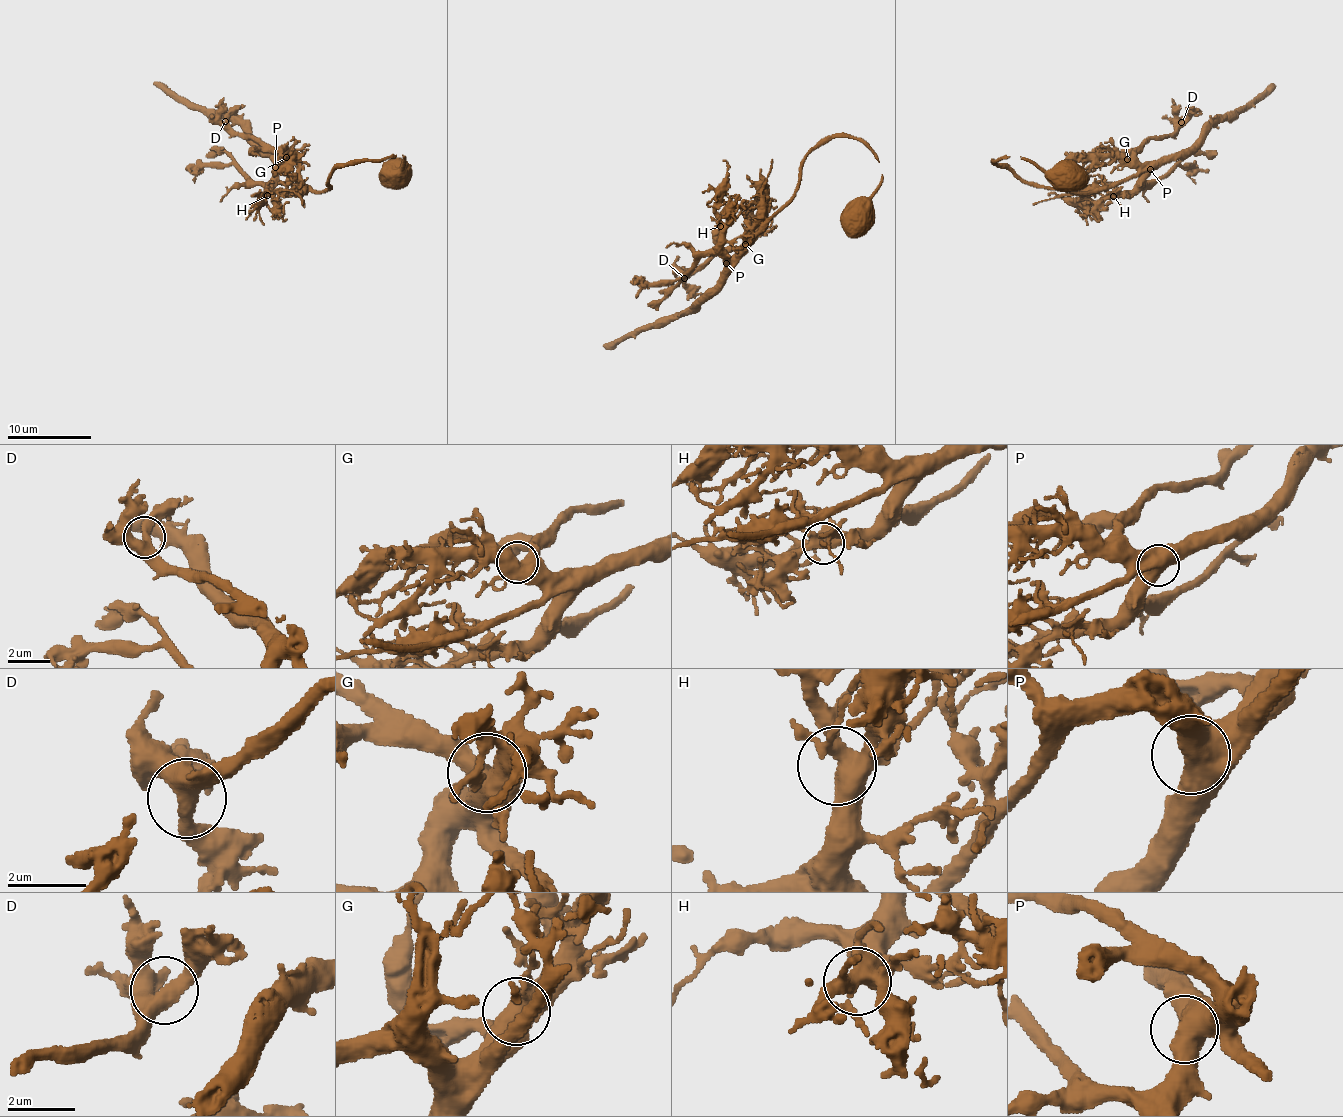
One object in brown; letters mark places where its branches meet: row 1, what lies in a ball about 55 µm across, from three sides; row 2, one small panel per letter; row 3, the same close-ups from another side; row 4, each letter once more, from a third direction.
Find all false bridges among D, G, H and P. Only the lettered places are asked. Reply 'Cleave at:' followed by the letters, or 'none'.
Cleave at: none

